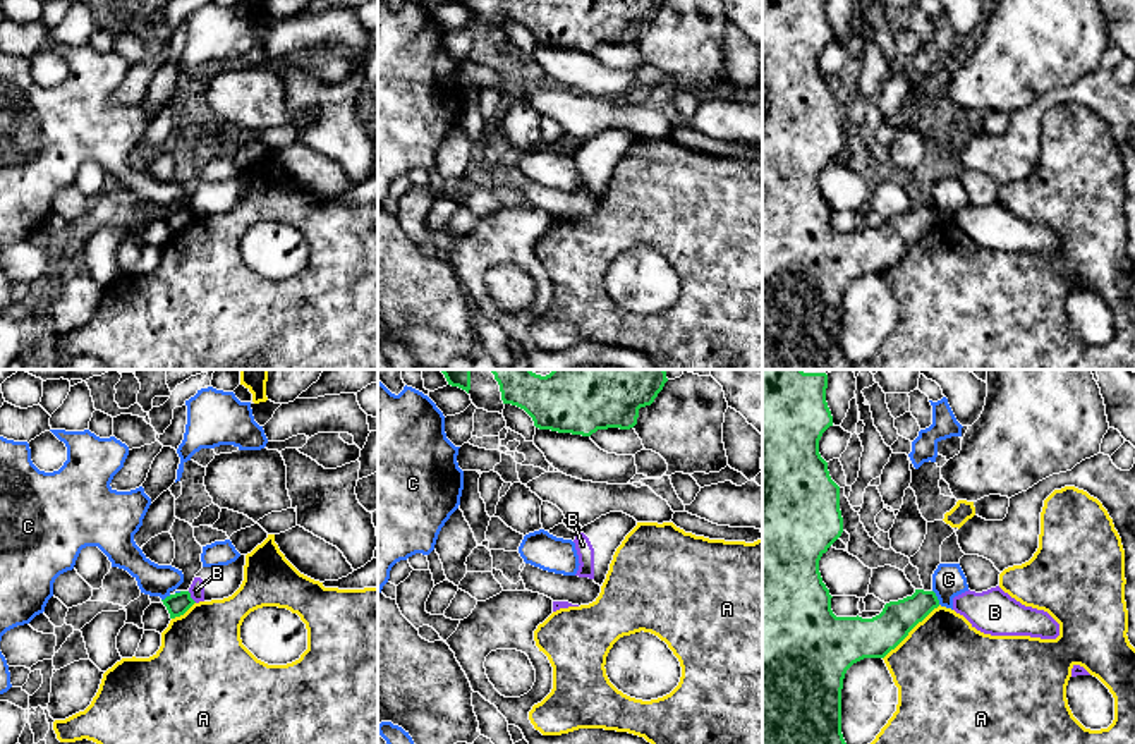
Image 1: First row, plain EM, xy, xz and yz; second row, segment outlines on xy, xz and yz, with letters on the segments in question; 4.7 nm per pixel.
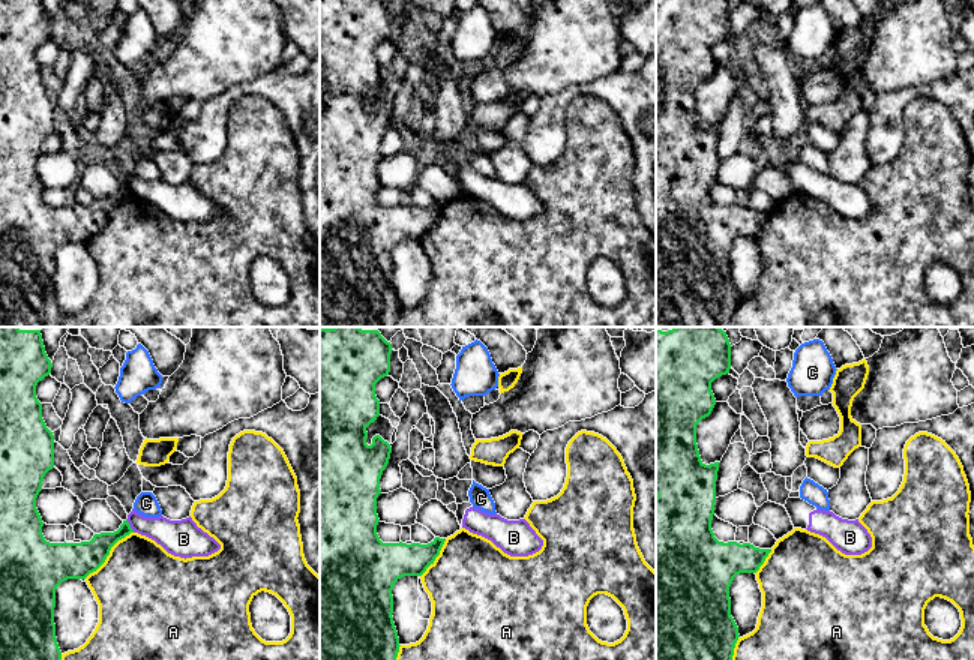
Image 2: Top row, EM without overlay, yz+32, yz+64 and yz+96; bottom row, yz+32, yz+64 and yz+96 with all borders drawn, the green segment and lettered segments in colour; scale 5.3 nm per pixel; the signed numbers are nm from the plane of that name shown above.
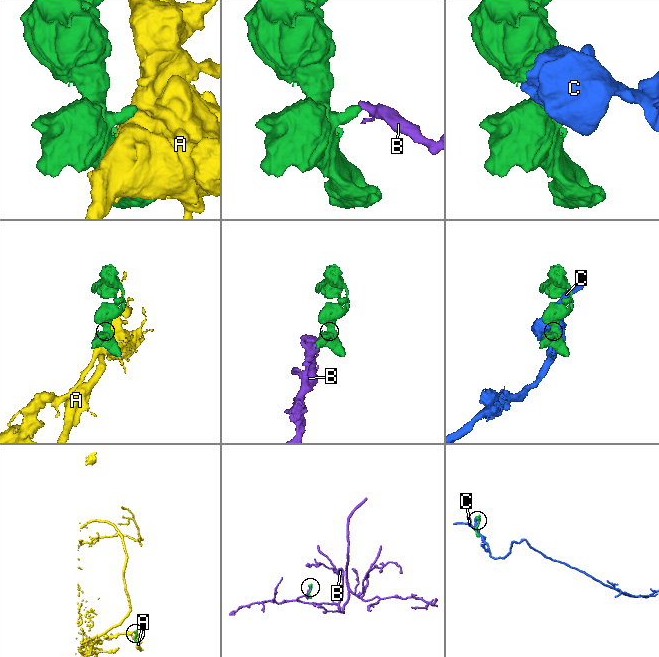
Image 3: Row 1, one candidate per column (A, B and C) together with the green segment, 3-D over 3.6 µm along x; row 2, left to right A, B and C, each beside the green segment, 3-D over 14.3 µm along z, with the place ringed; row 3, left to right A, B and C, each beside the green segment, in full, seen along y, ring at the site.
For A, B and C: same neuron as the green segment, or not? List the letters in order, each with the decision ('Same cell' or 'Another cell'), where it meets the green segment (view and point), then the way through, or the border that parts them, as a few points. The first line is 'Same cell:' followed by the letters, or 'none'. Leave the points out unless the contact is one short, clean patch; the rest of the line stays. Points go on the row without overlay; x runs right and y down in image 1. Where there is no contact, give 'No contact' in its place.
Same cell: none
A: Another cell. Touches green at yz (910, 244)
B: Another cell. Touches green at xy (189, 212). Boundary: xy (188, 207), (196, 217)
C: Another cell. Touches green at yz (936, 212). Boundary: yz (933, 205), (940, 219)

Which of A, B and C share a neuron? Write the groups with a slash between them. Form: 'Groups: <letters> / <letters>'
Groups: A / B / C

